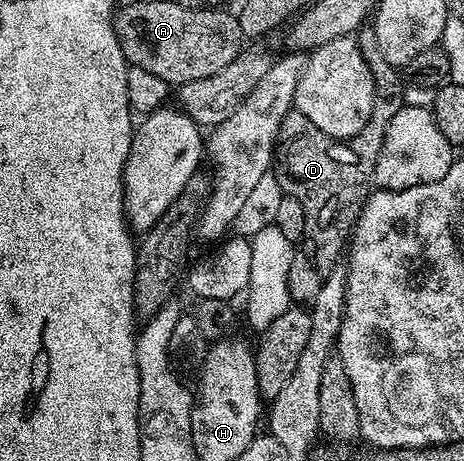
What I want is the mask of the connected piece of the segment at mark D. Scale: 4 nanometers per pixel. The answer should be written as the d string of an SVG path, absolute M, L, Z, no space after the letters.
M366 25L355 36L359 49L373 74L377 99L371 109L371 117L360 135L348 141L325 135L303 113L291 110L283 117L281 131L277 134L275 148L275 172L284 194L295 197L303 205L305 236L296 244L291 270L287 272L287 289L290 300L297 305L312 304L323 281L338 266L347 247L347 240L356 224L361 206L371 191L375 161L383 145L383 137L391 117L403 106L401 95L402 76L383 57L379 41L372 25Z

